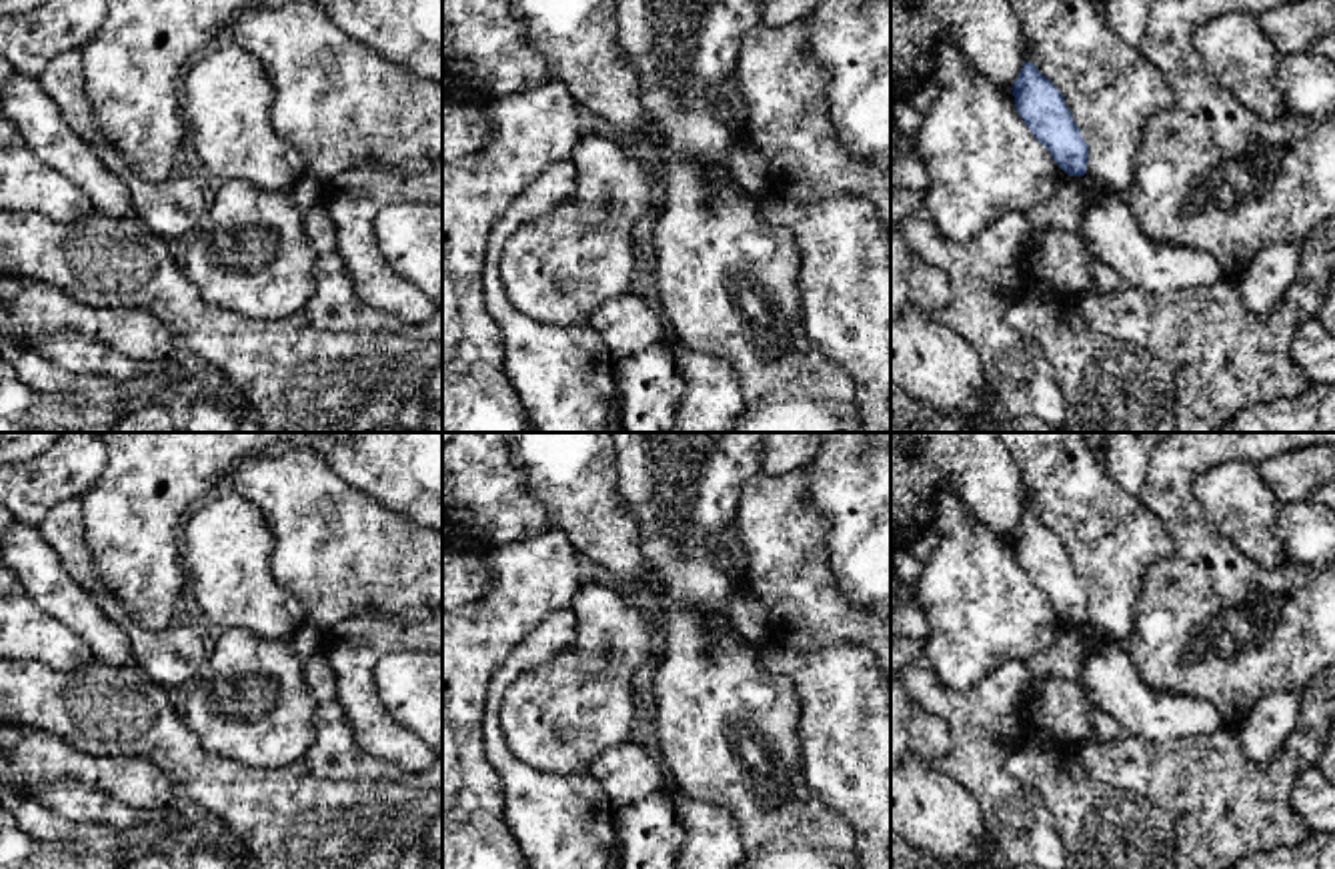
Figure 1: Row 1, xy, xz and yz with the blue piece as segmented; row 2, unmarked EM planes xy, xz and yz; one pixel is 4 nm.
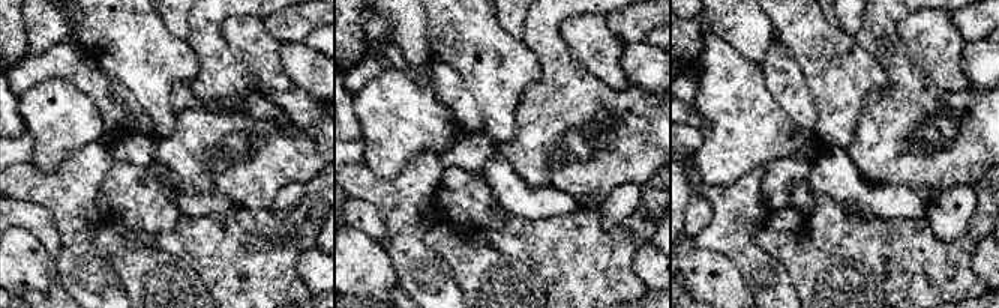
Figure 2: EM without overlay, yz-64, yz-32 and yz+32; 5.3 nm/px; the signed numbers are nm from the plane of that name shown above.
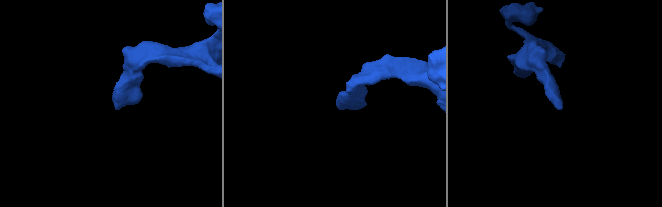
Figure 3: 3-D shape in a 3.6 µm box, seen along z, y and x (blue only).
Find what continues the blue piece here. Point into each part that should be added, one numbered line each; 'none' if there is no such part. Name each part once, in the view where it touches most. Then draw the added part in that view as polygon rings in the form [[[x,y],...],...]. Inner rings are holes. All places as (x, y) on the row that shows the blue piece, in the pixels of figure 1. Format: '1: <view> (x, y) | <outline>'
none

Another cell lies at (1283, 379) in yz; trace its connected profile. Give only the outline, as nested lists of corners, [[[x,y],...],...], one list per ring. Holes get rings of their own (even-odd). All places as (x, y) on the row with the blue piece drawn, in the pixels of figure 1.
[[[1335,218],[1317,224],[1299,244],[1299,254],[1301,264],[1295,282],[1267,316],[1257,316],[1243,304],[1237,278],[1209,286],[1153,292],[1125,282],[1099,258],[1093,264],[1091,288],[1077,304],[1093,330],[1141,344],[1171,370],[1175,382],[1175,432],[1219,432],[1249,404],[1301,396],[1311,386],[1309,376],[1291,358],[1291,344],[1295,330],[1317,314],[1331,288],[1335,276]]]

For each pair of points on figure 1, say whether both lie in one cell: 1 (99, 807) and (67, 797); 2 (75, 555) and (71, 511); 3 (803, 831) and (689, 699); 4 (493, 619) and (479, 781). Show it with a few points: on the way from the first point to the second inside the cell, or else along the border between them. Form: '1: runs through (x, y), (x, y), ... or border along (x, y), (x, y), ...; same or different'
1: runs through (91, 805), (75, 799); same
2: runs through (71, 545), (71, 521); same
3: runs through (765, 815), (749, 777), (729, 755), (725, 737); same
4: runs through (463, 659), (463, 741); same

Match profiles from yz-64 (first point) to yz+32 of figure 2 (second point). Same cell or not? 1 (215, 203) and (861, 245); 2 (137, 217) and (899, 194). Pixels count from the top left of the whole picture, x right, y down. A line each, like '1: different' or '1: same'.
1: different
2: different

